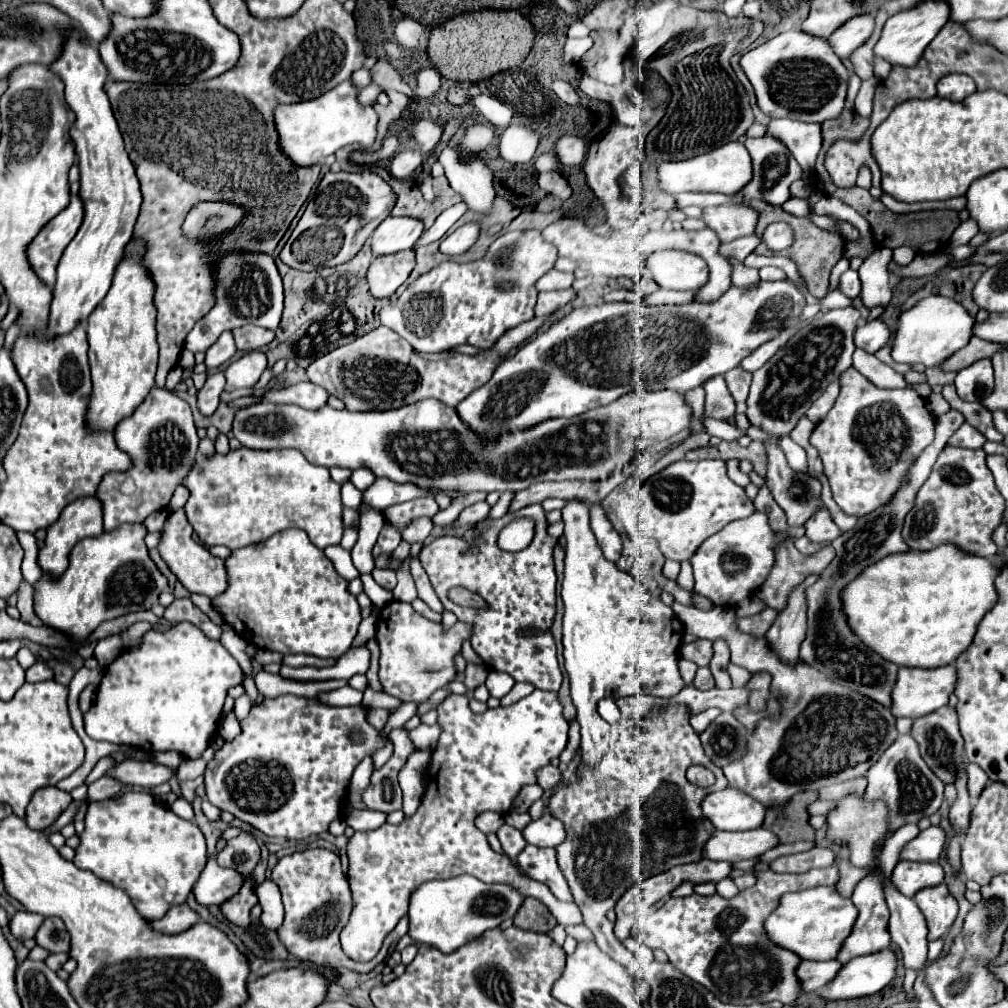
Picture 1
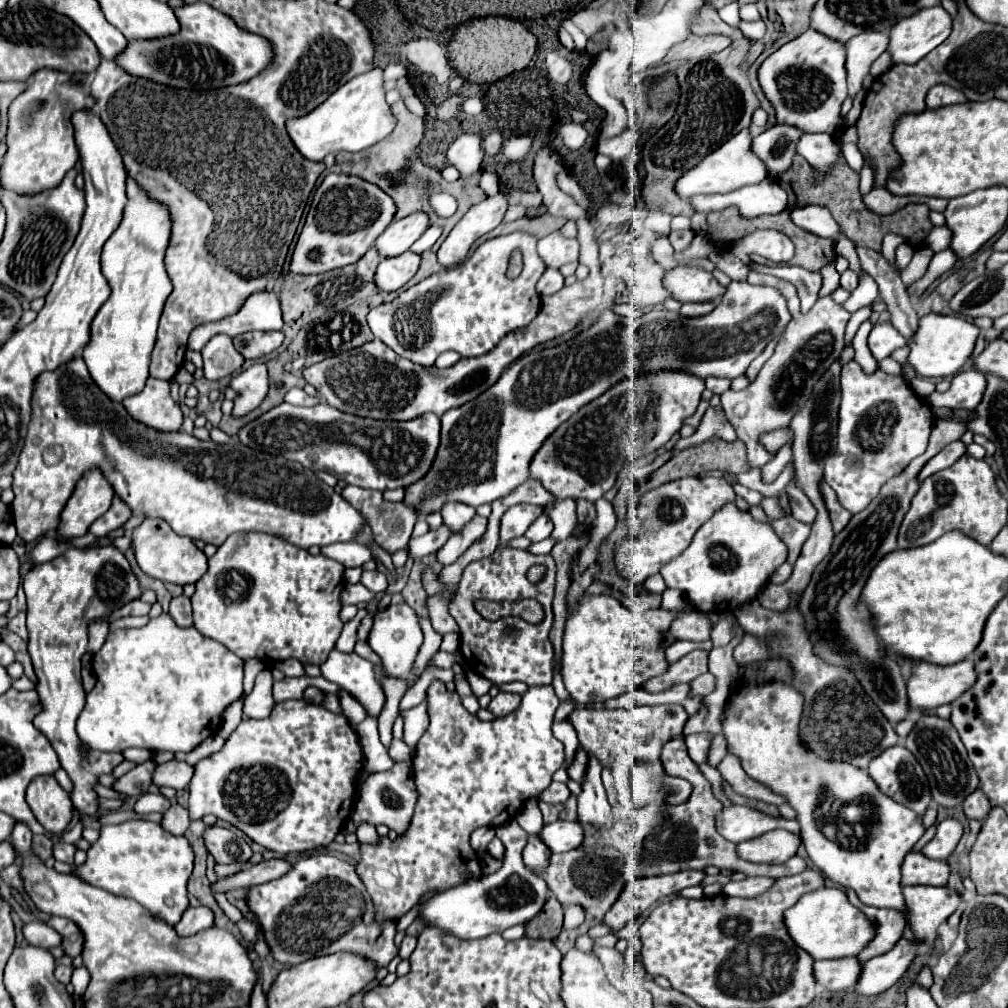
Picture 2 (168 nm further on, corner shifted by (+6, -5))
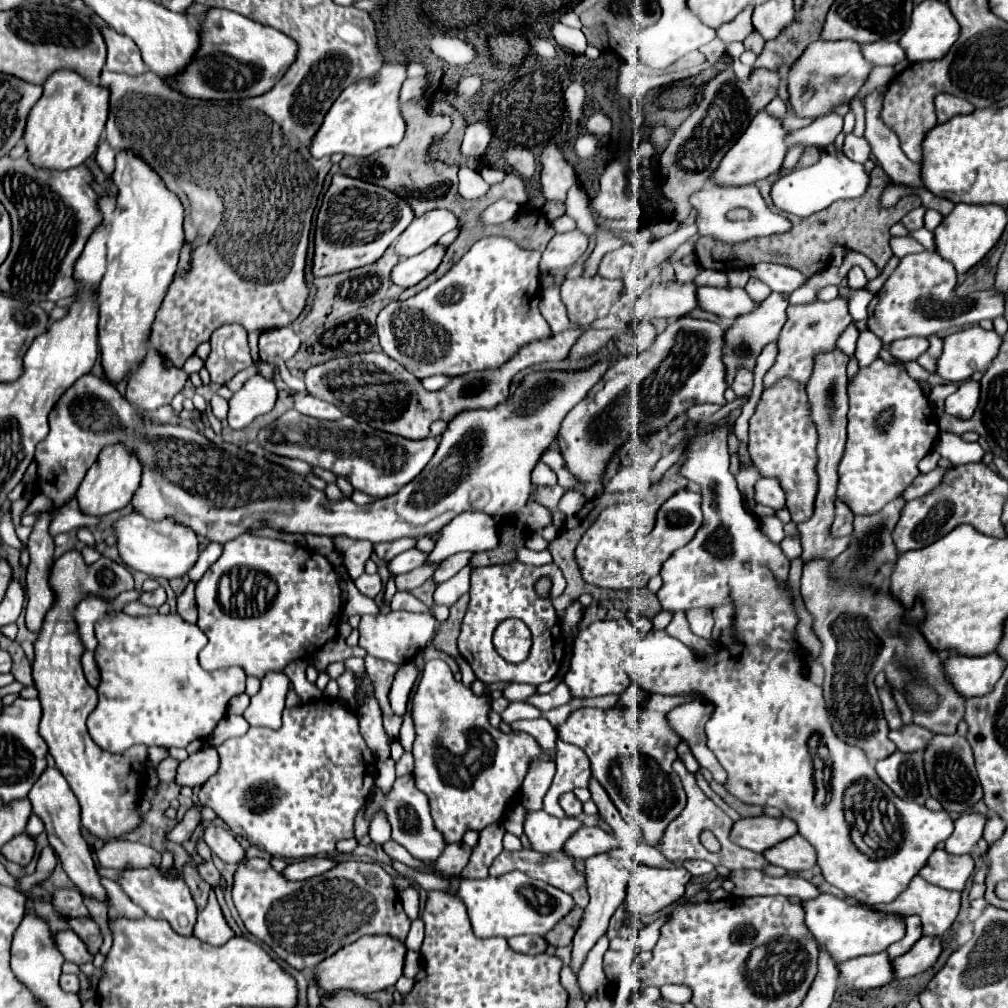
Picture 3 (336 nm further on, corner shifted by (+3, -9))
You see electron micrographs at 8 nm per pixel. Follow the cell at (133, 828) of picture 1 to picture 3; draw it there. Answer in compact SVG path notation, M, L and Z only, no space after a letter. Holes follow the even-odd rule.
M146 866L140 870L122 870L122 876L118 878L118 884L128 894L128 898L138 904L148 916L166 920L174 932L182 936L192 934L192 924L196 922L196 904L190 896L190 890L182 878L182 872L172 866L170 870L164 870L162 866ZM168 872L176 872L178 876L166 876Z

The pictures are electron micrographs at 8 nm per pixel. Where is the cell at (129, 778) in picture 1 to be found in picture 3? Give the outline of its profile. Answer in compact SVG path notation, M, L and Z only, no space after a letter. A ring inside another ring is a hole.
M204 748L200 752L190 754L184 762L180 762L176 770L176 784L198 788L202 786L218 768L218 752L216 748Z

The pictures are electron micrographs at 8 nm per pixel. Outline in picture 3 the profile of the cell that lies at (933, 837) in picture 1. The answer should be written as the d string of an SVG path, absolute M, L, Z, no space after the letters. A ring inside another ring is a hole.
M966 812L962 814L956 822L954 822L954 832L952 836L946 840L944 850L948 854L968 854L970 848L982 838L982 830L984 830L984 820L986 816L982 814L974 814L974 812Z

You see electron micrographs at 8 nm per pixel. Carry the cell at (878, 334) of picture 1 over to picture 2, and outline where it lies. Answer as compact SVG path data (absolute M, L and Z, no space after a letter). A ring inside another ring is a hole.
M889 322L875 324L869 334L869 350L873 352L875 360L883 360L883 358L891 356L893 350L903 348L905 344L907 344L907 340Z

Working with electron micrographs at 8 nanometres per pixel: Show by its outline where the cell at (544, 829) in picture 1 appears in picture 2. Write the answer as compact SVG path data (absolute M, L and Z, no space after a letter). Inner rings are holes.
M559 820L553 824L545 824L541 830L541 838L551 848L551 852L569 852L581 846L583 826L579 822Z

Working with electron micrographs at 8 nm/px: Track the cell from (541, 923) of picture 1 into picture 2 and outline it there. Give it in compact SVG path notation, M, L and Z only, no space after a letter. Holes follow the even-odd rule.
M555 896L547 900L543 910L525 926L529 938L555 940L563 928L563 906Z

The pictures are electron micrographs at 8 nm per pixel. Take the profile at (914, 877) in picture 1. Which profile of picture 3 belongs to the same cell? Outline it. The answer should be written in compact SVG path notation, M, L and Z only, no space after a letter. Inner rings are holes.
M934 850L926 866L918 872L918 876L940 888L962 892L972 870L974 870L974 860L970 854L952 856L946 854L944 850Z

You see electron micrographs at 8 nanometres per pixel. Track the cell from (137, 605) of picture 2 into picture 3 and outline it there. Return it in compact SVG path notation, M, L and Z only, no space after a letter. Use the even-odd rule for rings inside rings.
M158 588L158 590L154 590L154 592L144 592L144 594L140 594L138 602L146 604L146 606L160 608L160 606L166 602L166 592L164 592L162 588Z

